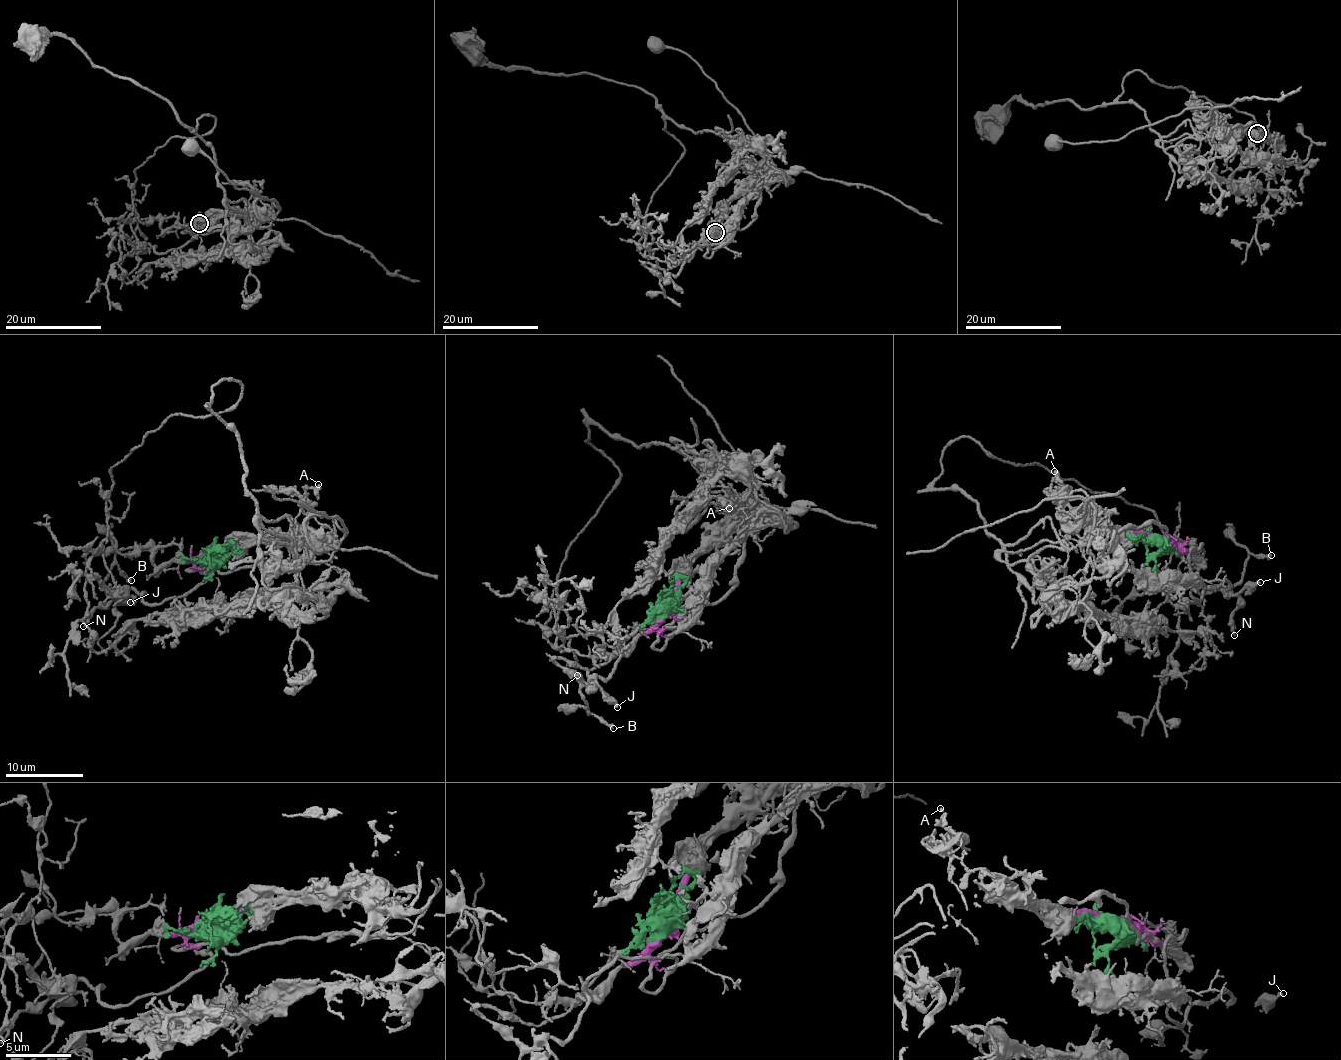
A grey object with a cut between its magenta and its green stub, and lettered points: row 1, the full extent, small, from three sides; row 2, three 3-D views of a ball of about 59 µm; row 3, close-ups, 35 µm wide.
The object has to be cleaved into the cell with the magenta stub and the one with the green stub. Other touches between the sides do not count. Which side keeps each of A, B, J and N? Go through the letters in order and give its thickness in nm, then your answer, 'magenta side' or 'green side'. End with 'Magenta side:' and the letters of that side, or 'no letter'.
A: calibre 160 nm; green side
B: calibre 280 nm; magenta side
J: calibre 280 nm; magenta side
N: calibre 140 nm; magenta side
Magenta side: B, J, N

